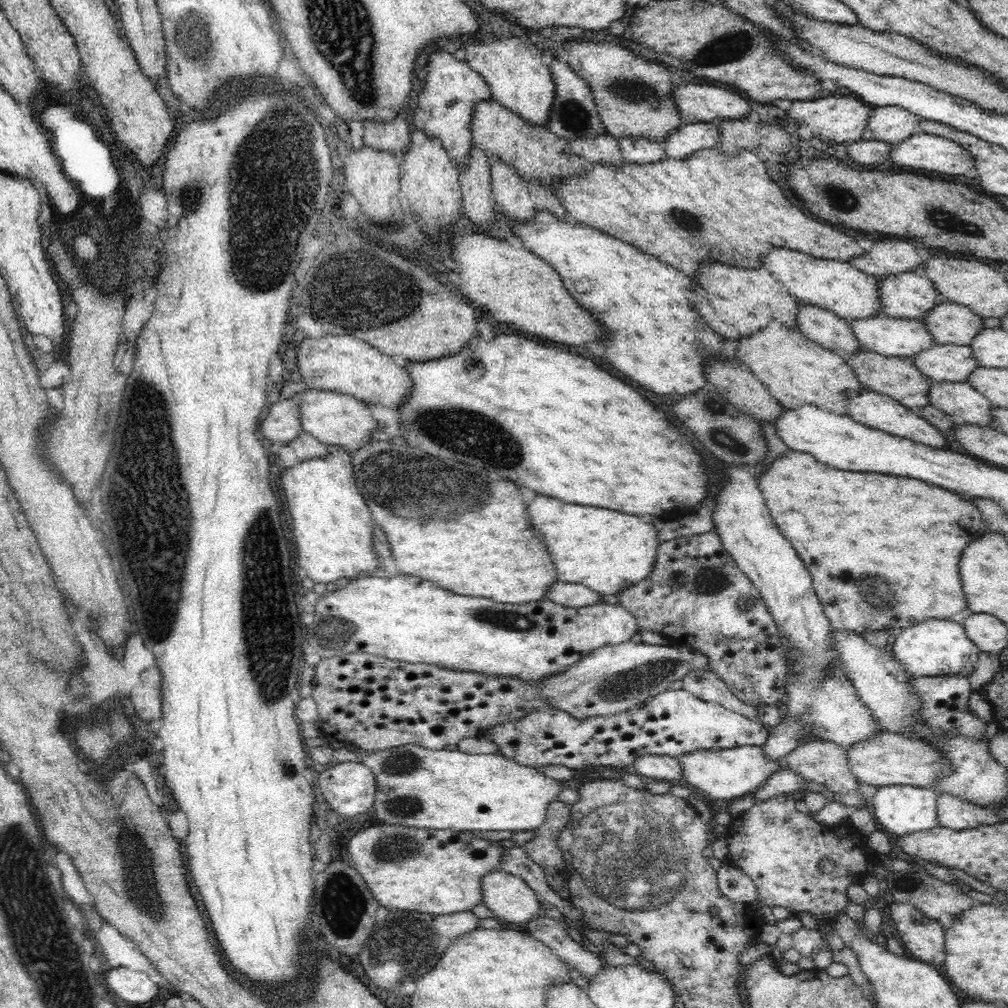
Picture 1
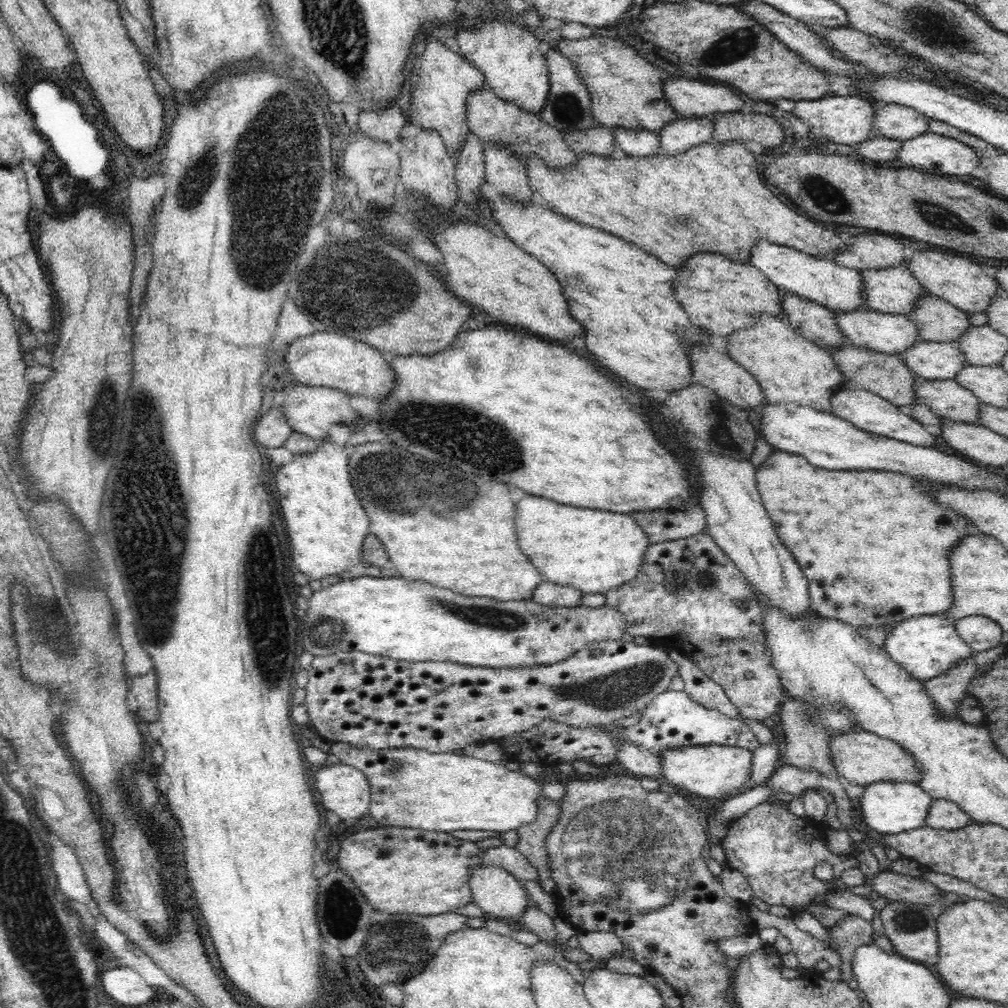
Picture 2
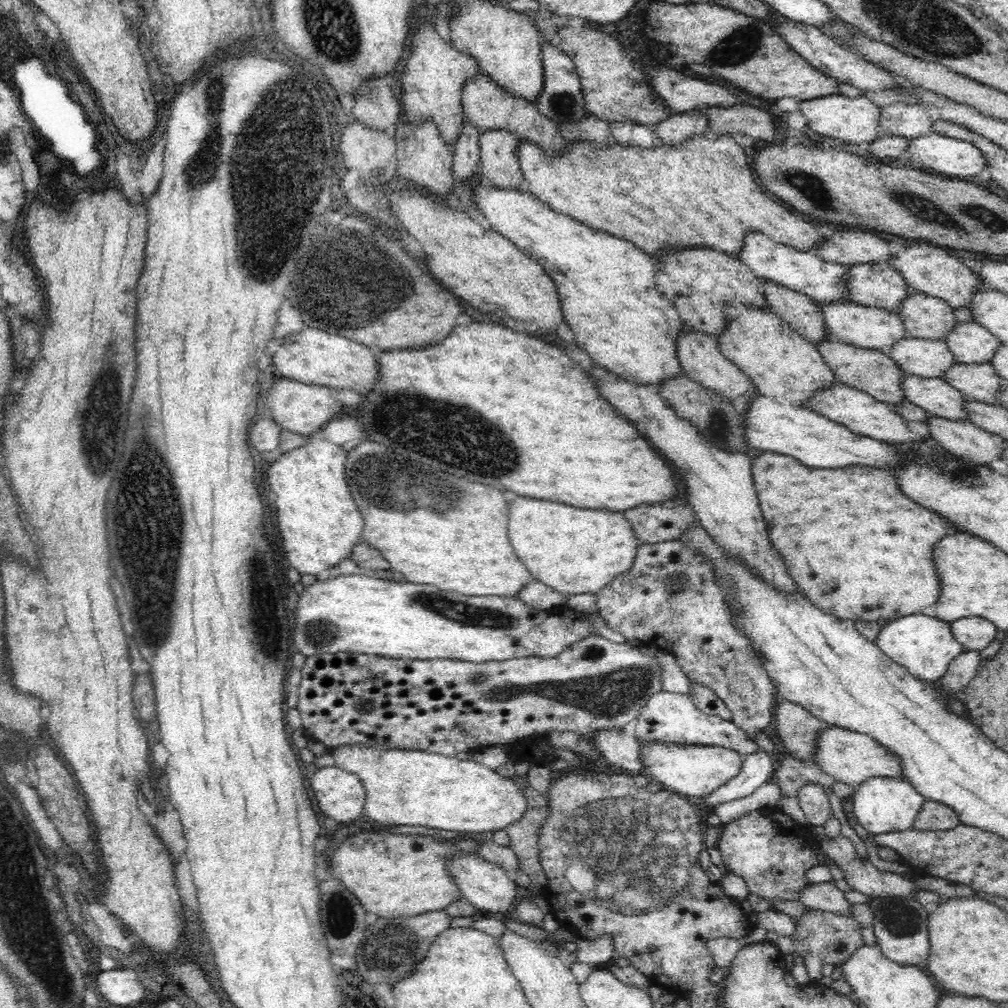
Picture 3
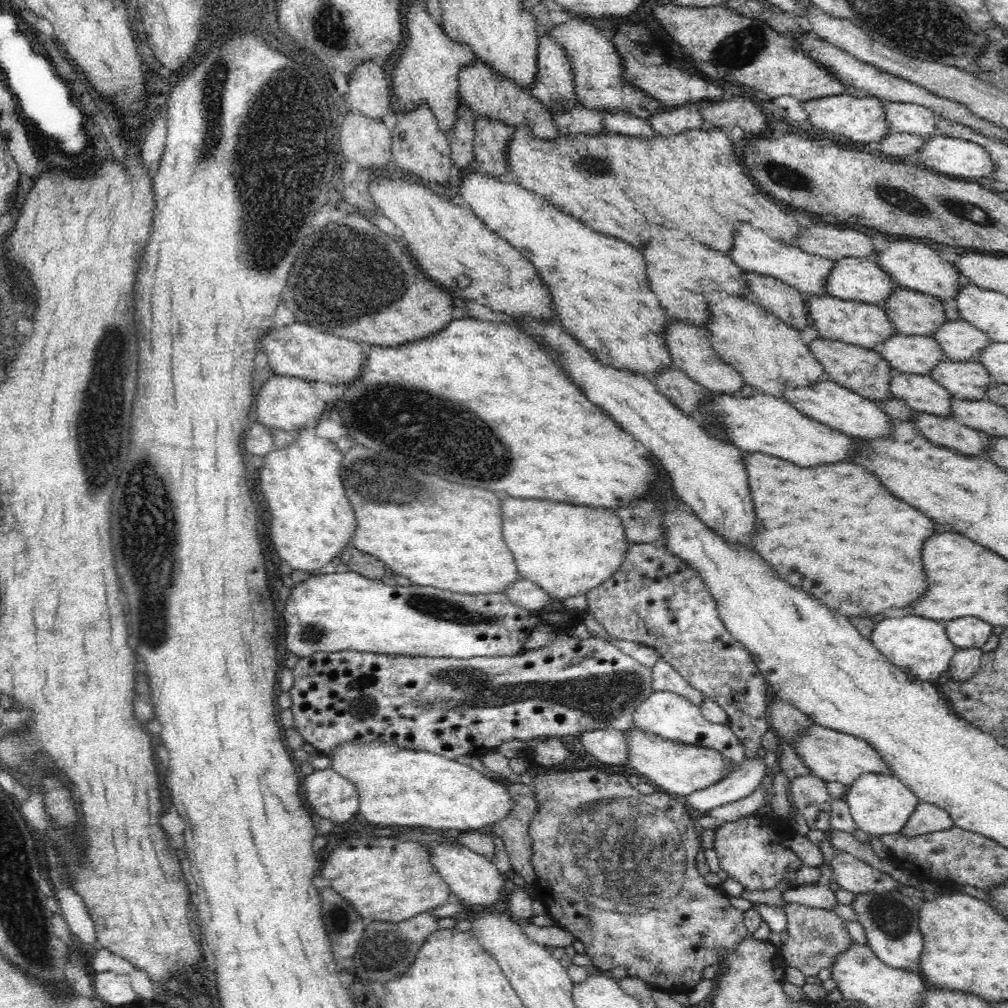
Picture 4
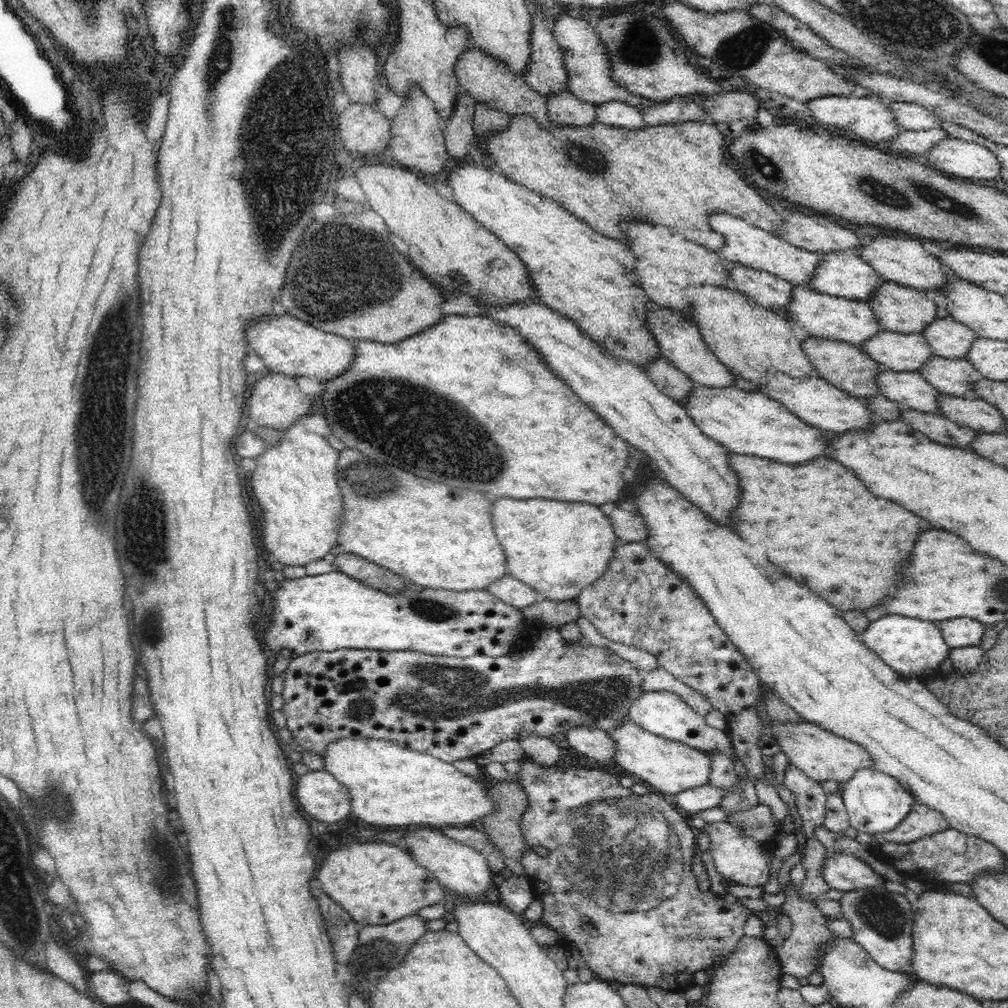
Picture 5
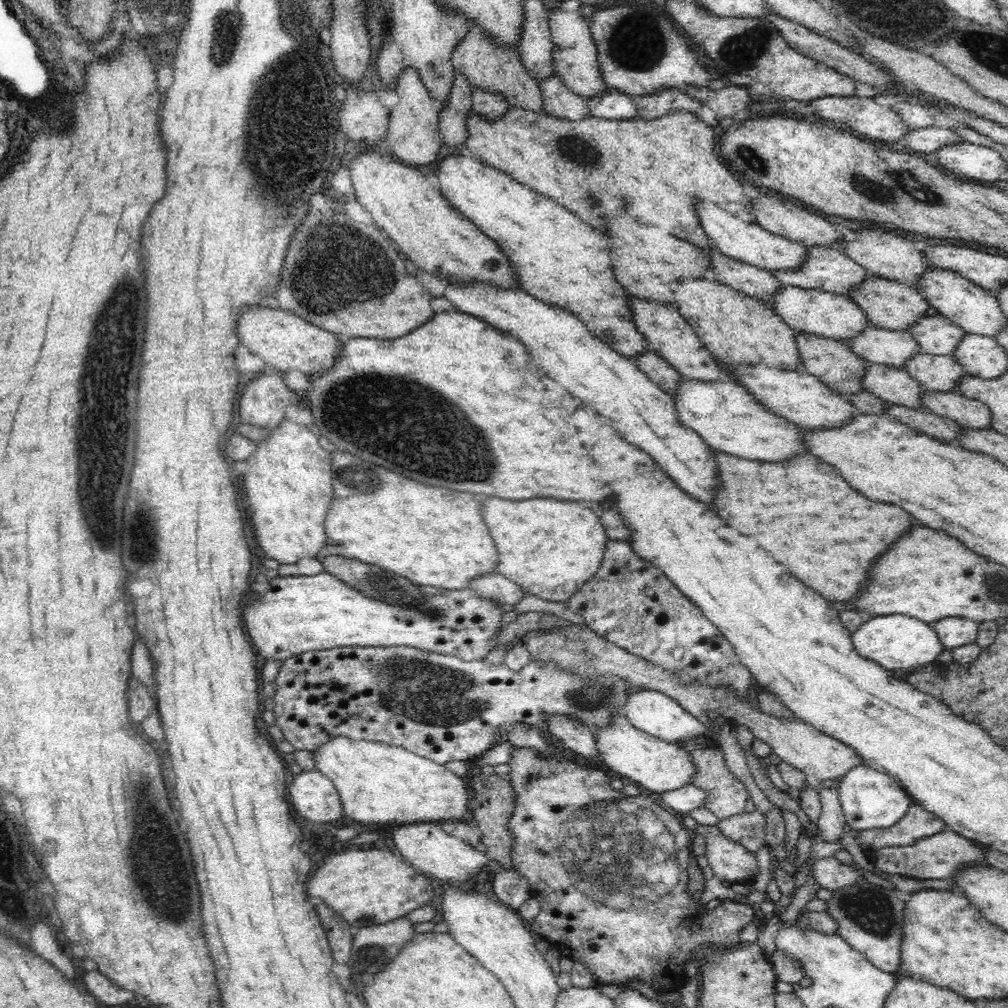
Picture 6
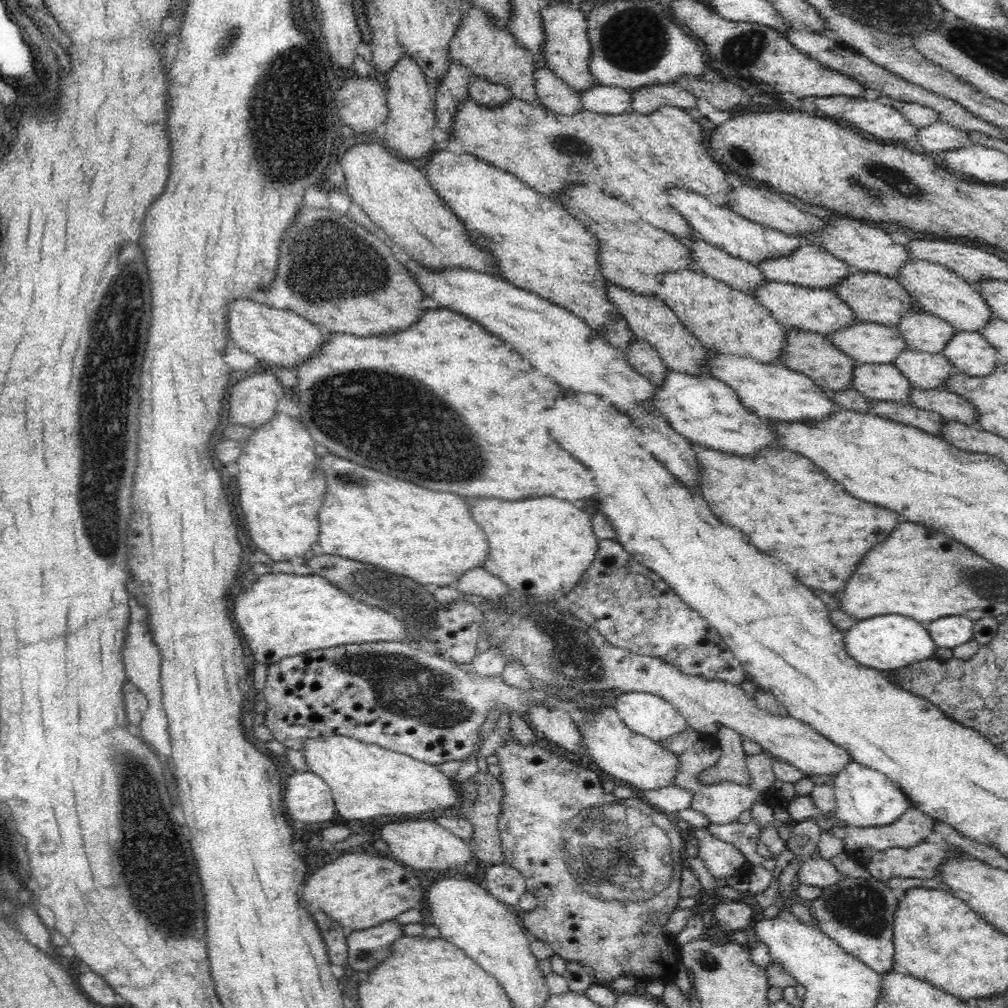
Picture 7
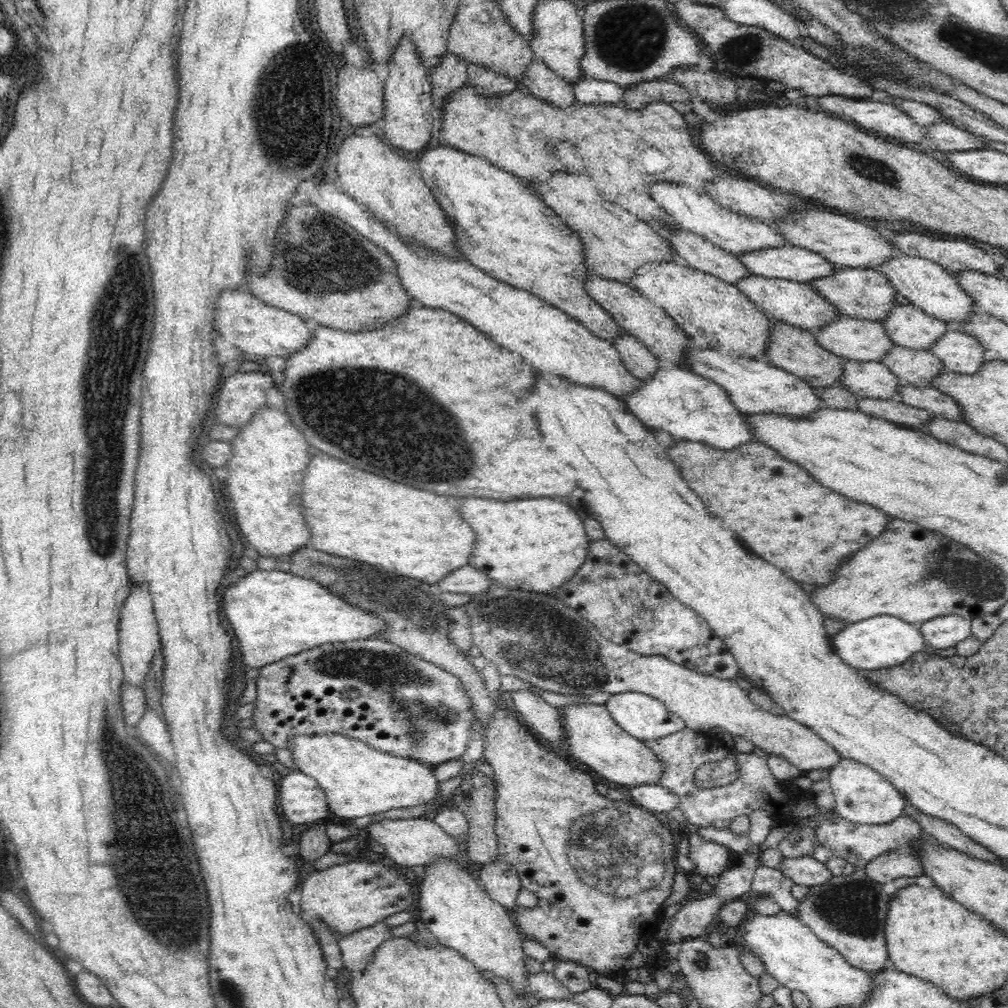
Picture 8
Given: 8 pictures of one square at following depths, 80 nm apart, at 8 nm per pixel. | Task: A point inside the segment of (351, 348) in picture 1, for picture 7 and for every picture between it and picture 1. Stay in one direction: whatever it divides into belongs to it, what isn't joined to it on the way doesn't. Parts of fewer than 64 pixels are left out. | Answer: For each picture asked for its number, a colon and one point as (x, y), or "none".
2: (322, 360)
3: (312, 356)
4: (298, 350)
5: (289, 346)
6: (282, 339)
7: (285, 338)

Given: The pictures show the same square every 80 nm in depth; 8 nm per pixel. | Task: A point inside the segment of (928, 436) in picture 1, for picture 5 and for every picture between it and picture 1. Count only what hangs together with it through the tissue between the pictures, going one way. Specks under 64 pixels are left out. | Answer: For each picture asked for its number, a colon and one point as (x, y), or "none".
2: (866, 411)
3: (861, 414)
4: (826, 402)
5: (815, 402)

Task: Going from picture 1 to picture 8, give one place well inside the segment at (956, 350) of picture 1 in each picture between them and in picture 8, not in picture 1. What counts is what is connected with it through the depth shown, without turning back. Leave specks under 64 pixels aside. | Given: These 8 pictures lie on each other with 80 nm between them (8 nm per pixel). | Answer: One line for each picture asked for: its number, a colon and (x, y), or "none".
2: (931, 361)
3: (926, 358)
4: (909, 354)
5: (899, 352)
6: (877, 346)
7: (866, 342)
8: (863, 340)

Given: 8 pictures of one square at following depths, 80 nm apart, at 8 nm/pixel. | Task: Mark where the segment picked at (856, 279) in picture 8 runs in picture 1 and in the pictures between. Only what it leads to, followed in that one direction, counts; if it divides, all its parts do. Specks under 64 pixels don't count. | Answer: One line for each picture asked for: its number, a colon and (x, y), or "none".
1: (949, 323)
2: (937, 321)
3: (923, 316)
4: (913, 314)
5: (898, 308)
6: (890, 305)
7: (873, 297)

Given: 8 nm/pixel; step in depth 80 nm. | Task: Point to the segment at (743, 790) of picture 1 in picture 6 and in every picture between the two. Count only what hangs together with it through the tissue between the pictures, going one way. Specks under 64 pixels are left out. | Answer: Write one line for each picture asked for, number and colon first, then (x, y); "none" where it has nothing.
2: (714, 771)
3: (689, 770)
4: (677, 769)
5: (667, 767)
6: (658, 766)

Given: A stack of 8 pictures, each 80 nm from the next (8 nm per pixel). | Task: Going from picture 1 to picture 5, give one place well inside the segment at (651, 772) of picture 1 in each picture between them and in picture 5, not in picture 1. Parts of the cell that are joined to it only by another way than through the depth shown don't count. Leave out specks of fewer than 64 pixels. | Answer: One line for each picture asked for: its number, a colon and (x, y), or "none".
2: (636, 761)
3: (616, 747)
4: (609, 746)
5: (590, 743)

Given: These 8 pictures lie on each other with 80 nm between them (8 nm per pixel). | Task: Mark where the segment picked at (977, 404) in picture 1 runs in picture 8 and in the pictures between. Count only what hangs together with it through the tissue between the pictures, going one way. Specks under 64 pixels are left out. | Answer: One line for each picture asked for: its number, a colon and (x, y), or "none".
2: (947, 398)
3: (935, 396)
4: (922, 393)
5: (908, 389)
6: (894, 385)
7: (878, 382)
8: (874, 380)

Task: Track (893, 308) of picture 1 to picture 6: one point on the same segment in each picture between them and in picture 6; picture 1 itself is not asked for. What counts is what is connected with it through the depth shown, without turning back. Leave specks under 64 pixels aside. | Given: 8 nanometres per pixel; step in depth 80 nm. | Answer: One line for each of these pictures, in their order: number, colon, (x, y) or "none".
2: (891, 290)
3: (878, 285)
4: (858, 279)
5: (842, 273)
6: (828, 268)

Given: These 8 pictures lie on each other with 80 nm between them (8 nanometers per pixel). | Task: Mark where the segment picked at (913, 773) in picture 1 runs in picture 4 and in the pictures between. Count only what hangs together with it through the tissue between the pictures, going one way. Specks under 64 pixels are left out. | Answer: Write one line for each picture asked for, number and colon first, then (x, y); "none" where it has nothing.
2: (862, 758)
3: (849, 757)
4: (832, 756)

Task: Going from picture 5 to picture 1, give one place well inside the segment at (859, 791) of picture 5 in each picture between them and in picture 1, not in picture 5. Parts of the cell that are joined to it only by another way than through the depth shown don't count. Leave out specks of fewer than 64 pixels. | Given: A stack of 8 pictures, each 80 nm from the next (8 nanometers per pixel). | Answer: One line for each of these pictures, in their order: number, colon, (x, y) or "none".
1: (899, 810)
2: (885, 807)
3: (881, 805)
4: (879, 804)

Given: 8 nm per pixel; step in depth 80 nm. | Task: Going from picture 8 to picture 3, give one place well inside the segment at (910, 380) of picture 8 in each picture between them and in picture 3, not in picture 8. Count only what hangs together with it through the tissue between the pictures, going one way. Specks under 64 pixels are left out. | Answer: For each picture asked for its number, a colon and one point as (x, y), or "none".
3: (978, 382)
4: (968, 380)
5: (953, 376)
6: (935, 373)
7: (924, 370)

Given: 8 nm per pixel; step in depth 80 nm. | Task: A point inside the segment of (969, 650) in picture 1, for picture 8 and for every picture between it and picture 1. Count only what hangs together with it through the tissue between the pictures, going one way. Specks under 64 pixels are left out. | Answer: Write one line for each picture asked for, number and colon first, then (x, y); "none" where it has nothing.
2: (927, 646)
3: (924, 645)
4: (921, 646)
5: (912, 647)
6: (894, 641)
7: (887, 642)
8: (882, 641)

